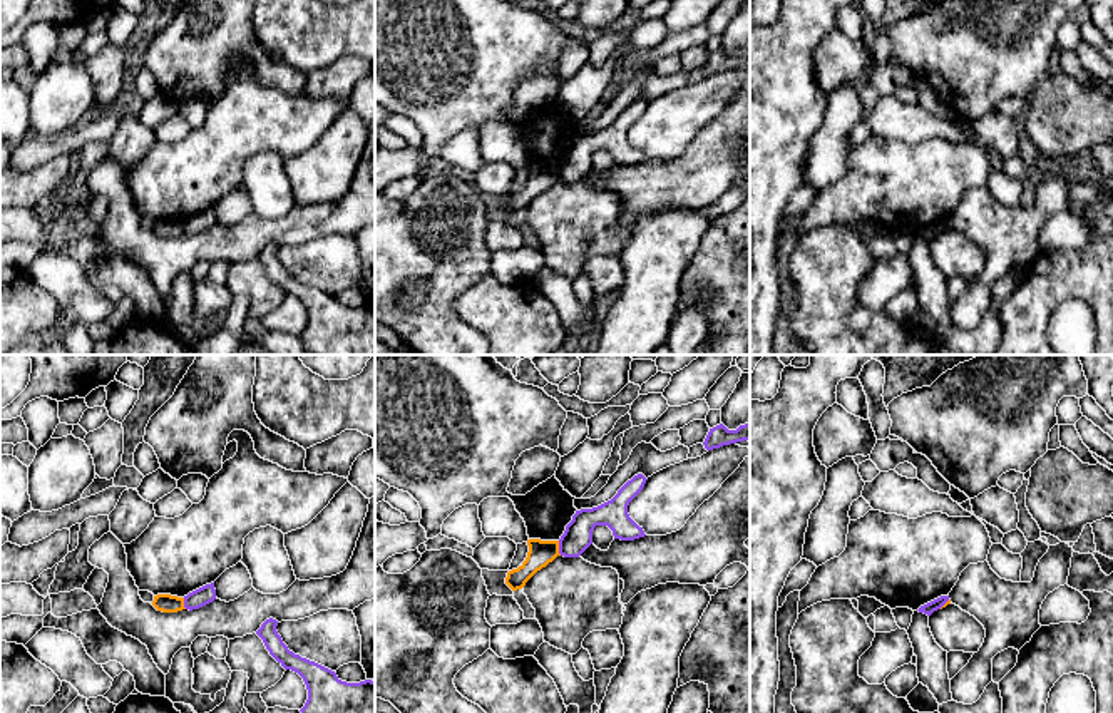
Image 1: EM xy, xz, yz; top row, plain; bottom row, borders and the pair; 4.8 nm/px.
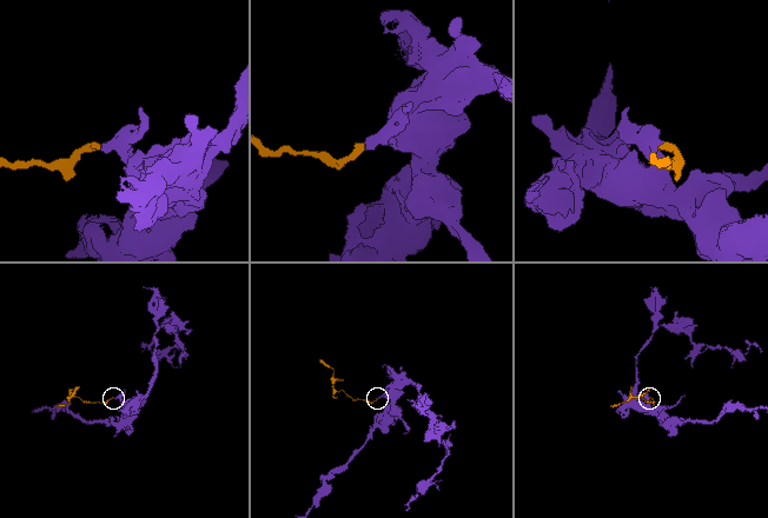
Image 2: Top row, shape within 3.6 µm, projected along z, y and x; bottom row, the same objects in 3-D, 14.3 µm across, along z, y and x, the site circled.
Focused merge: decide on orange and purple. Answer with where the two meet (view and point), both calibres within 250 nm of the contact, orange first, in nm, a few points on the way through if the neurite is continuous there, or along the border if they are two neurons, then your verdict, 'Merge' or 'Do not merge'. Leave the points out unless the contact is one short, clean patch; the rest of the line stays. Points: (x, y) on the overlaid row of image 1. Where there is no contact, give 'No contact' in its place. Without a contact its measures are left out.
Touches orange at xz (558, 548). Thickness 120 nm (orange) against 140 nm. Do not merge

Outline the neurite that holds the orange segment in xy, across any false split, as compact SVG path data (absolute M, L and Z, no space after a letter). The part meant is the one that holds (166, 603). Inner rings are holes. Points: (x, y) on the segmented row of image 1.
M157 594L154 596L152 606L162 613L177 613L186 609L184 598L171 596L171 594Z

